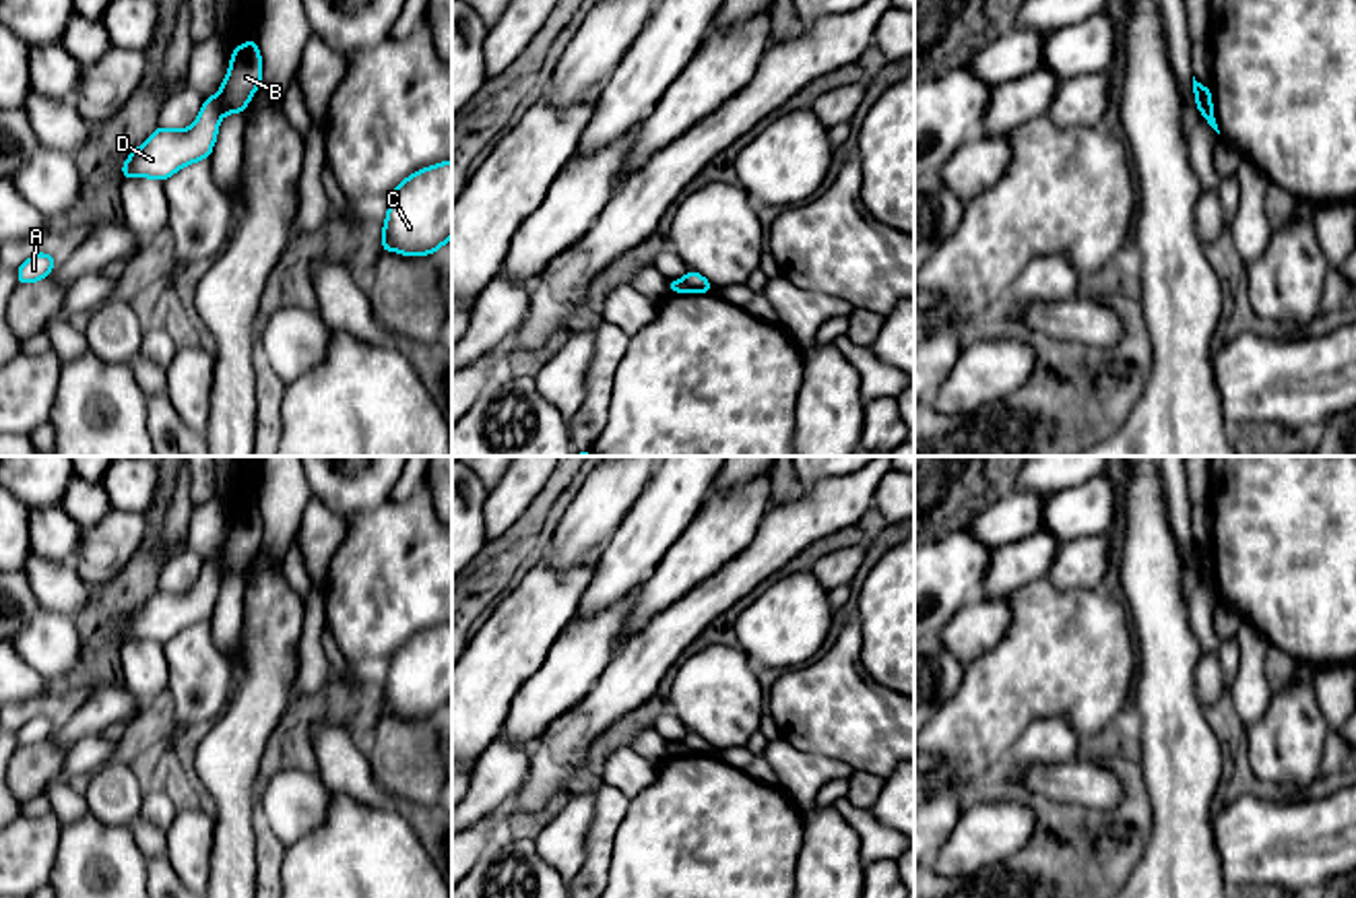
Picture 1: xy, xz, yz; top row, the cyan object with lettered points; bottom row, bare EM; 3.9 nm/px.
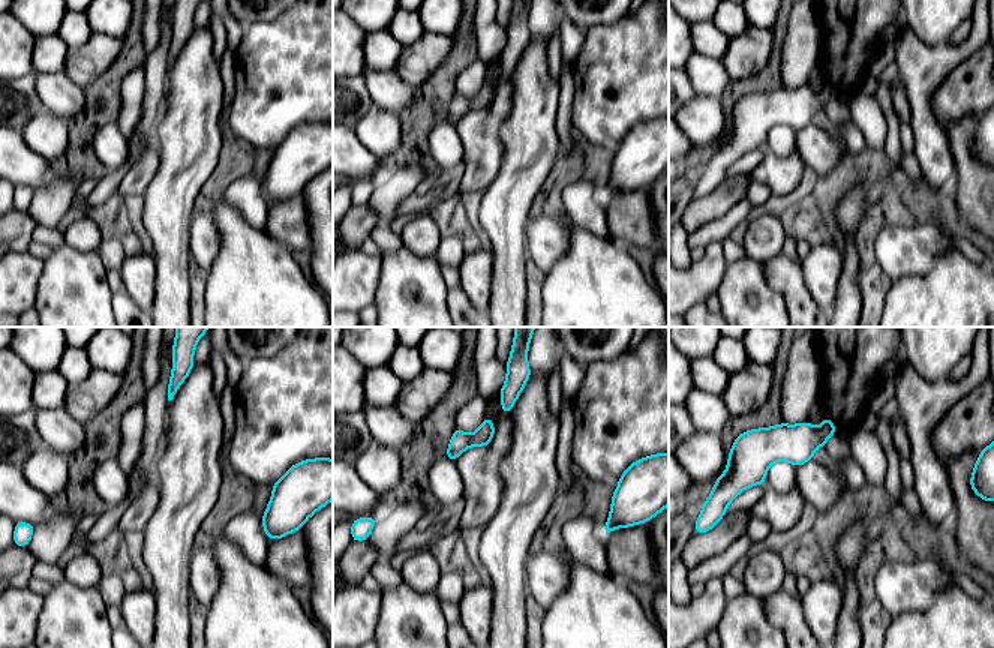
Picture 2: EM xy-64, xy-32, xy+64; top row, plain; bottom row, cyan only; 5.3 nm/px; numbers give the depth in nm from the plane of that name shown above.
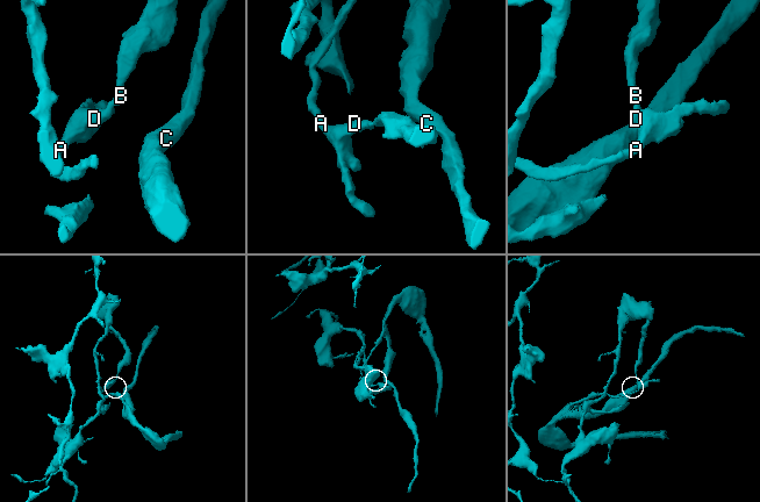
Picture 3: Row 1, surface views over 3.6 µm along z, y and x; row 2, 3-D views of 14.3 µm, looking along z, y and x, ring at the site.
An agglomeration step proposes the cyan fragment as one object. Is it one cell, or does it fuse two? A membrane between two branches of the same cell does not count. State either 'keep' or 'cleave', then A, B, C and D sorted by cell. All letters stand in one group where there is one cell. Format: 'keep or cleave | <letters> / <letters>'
cleave | A C D / B

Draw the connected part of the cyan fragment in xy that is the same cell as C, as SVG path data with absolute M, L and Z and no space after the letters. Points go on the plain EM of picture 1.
M452 623L423 630L390 656L382 712L402 718L440 714L452 700Z

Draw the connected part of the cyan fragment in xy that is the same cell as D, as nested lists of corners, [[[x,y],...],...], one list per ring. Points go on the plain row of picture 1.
[[[213,557],[204,562],[190,590],[169,592],[159,586],[157,592],[128,617],[120,632],[122,640],[151,640],[163,644],[186,628],[208,621],[223,576],[219,557]]]

